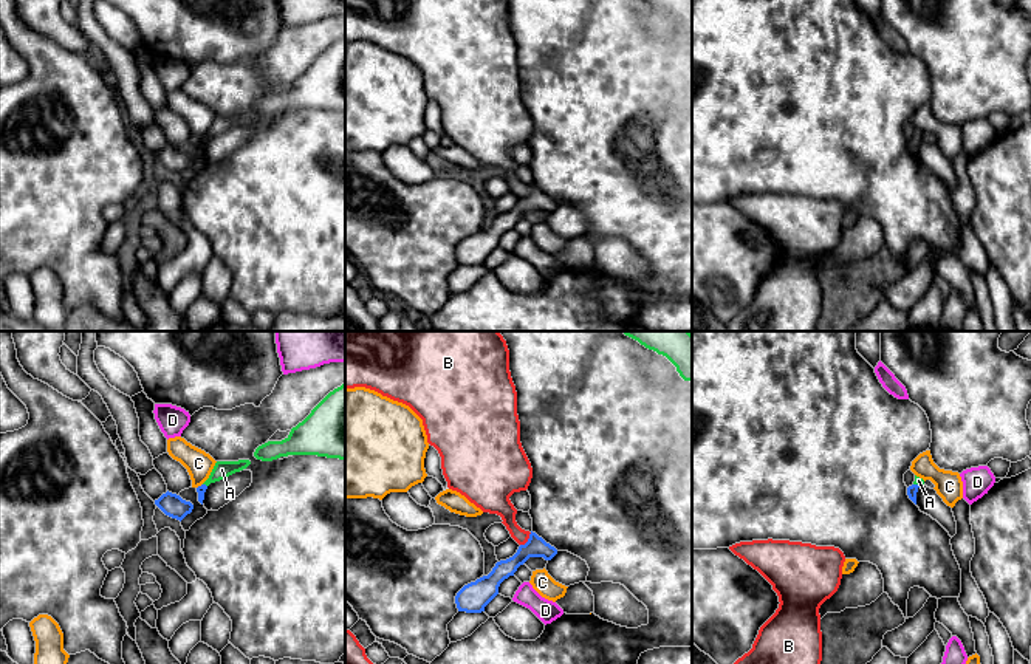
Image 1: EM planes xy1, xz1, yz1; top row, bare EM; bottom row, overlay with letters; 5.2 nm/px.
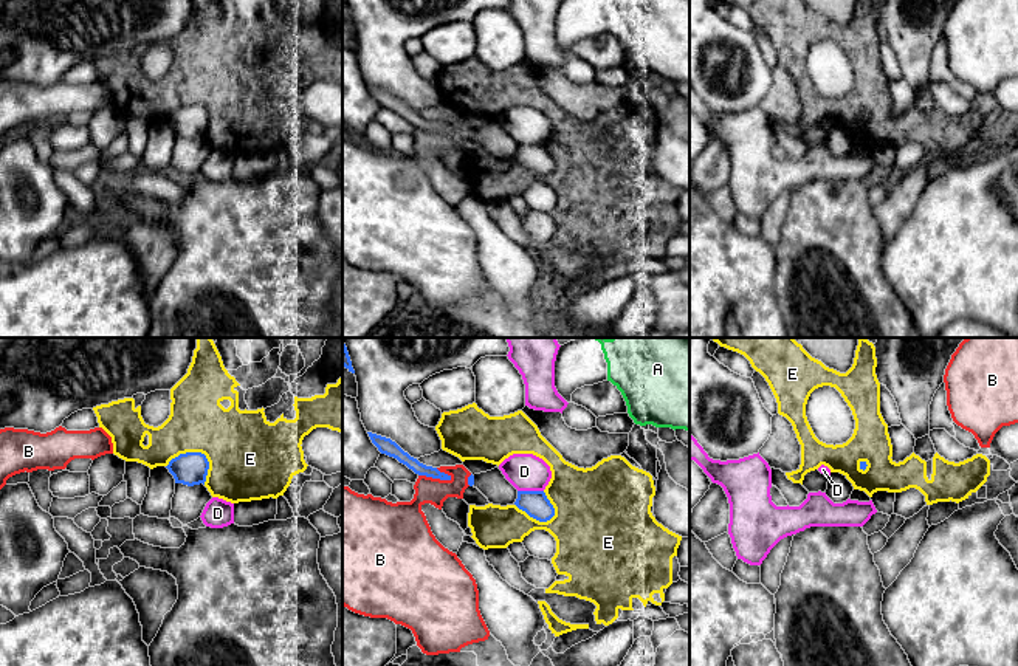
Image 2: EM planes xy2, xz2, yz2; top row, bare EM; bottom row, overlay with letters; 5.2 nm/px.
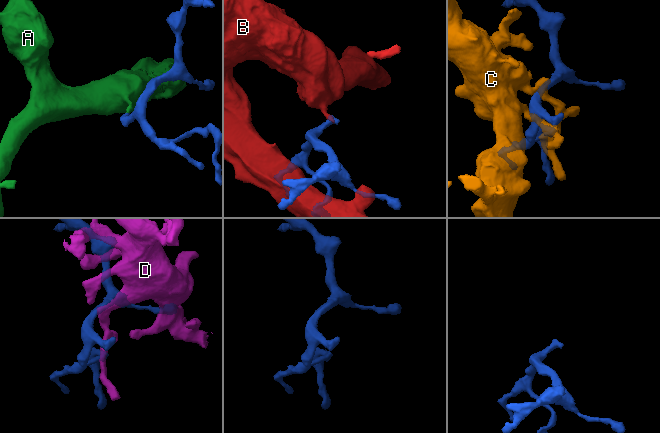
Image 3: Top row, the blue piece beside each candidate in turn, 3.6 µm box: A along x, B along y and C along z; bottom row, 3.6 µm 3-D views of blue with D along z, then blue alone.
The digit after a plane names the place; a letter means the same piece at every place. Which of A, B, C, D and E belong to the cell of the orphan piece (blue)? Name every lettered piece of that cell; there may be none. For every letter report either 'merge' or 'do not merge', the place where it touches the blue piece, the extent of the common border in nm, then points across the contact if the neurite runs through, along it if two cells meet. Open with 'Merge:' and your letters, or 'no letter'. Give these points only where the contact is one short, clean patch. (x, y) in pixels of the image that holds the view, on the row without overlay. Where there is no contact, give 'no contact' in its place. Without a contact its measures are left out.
Merge: A
A: merge; meets blue in yz1 at (917, 138); contact 40 nm long; runs through yz1 (912, 143), (917, 138), (918, 133)
B: do not merge; meets blue in xz2 at (436, 130); contact 180 nm long
C: do not merge; meets blue in xy1 at (198, 140); contact 40 nm long; border along xy1 (202, 136), (197, 141)
D: do not merge; meets blue in xz2 at (530, 144); contact 140 nm long; border along xz2 (518, 143), (543, 144)
E: do not merge; meets blue in xy2 at (188, 106); contact 240 nm long

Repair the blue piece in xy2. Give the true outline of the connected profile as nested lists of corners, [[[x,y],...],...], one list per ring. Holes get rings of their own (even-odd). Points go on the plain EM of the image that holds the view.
[[[186,105],[172,112],[166,121],[174,129],[175,136],[194,139],[200,136],[205,138],[209,115],[201,105]]]

